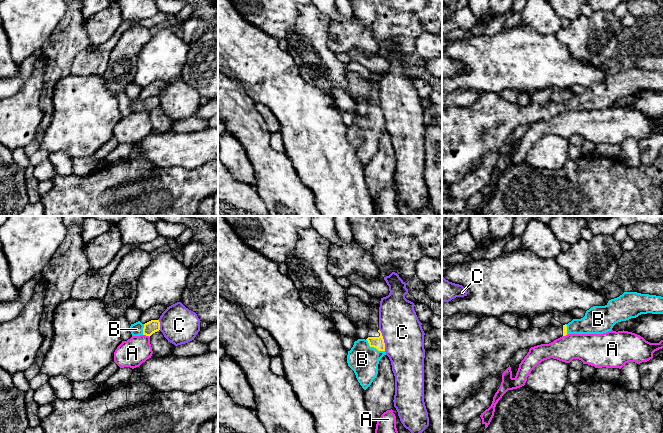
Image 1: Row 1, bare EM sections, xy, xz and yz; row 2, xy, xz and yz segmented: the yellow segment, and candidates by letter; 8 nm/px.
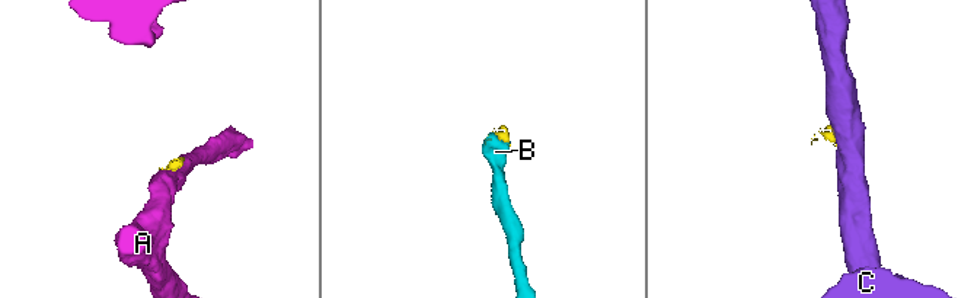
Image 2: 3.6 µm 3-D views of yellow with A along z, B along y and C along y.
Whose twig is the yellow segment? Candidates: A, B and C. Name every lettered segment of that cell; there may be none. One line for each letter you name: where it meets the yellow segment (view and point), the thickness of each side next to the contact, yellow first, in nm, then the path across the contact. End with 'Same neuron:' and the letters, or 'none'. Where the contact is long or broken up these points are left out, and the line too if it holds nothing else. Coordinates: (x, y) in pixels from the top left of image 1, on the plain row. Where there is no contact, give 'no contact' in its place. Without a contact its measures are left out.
B: contact xz (374, 123); calibres 100 and 240 nm; way xz (377, 118), (374, 123), (362, 135)
Same neuron: B

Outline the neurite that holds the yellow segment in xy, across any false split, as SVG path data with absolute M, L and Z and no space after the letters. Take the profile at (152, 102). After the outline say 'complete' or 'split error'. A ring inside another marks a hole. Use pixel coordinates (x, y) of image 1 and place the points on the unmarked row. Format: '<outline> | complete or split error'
M151 96L145 100L142 100L140 97L131 100L130 108L132 112L146 111L151 112L153 109L160 106L159 96Z | split error

